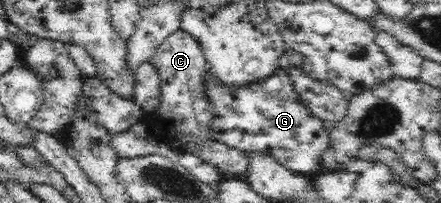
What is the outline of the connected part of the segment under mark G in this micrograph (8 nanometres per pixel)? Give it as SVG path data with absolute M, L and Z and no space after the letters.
M209 62L202 70L202 97L207 100L210 122L206 122L212 143L218 142L230 148L248 152L250 150L269 151L284 167L303 177L312 178L325 169L325 154L333 150L333 129L313 113L313 107L294 88L291 75L281 64L265 79L255 79L247 83L222 82Z

